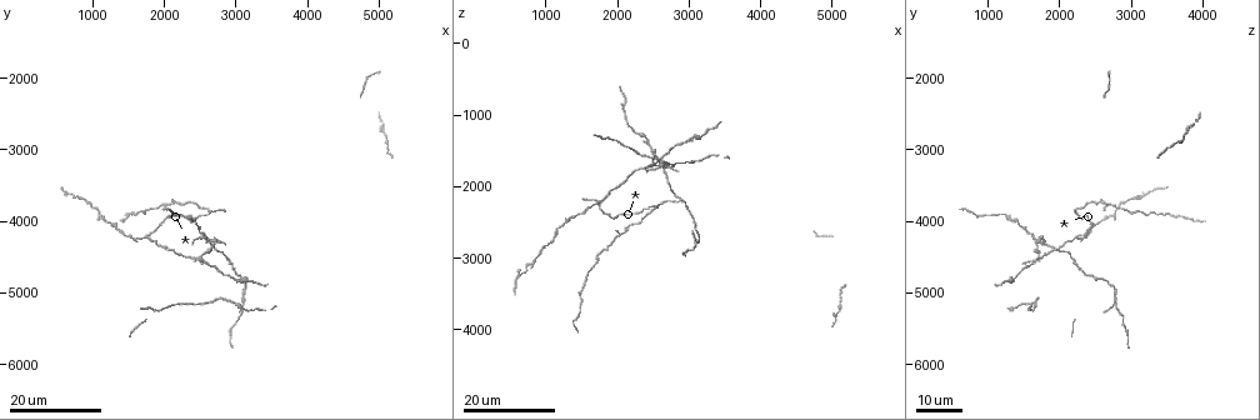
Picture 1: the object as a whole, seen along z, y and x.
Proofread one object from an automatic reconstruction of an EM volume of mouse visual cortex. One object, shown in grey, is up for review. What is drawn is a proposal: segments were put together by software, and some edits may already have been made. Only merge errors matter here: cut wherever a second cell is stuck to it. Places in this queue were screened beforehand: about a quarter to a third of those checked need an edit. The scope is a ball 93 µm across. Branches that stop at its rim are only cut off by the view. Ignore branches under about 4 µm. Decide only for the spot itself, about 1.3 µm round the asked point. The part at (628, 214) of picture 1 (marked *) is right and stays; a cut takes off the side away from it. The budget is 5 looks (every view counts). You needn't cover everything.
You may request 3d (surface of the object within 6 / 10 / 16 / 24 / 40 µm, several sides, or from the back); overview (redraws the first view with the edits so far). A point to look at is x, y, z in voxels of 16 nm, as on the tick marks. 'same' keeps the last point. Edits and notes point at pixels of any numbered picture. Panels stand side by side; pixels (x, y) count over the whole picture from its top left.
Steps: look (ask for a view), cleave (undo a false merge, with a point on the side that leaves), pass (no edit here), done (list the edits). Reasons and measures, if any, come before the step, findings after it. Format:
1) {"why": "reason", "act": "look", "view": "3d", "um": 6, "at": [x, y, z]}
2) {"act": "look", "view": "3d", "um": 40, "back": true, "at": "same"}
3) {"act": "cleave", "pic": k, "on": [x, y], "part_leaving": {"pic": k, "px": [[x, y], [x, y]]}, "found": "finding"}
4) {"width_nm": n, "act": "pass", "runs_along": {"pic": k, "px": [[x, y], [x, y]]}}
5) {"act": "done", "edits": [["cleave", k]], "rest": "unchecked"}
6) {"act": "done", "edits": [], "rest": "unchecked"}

{"why": "a fork", "act": "look", "view": "3d", "um": 24, "at": [2600, 3850, 2200]}

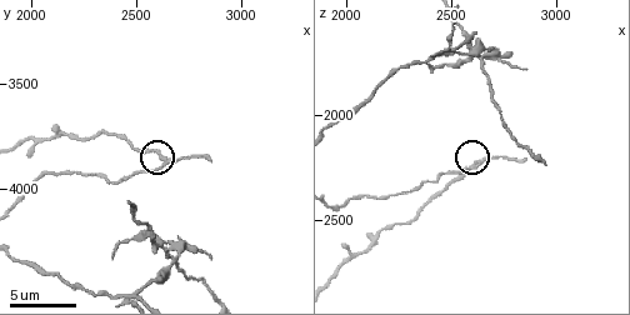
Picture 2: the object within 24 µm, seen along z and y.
{"why": "closer look", "act": "look", "view": "3d", "um": 6, "at": [2640, 3850, 2230]}

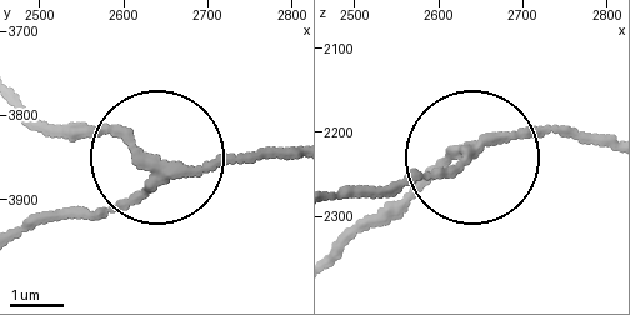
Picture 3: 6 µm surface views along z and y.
{"act": "cleave", "pic": 3, "on": [111, 129], "part_leaving": {"pic": 3, "px": [[158, 173], [109, 136], [28, 119]]}, "found": "a second cell is stuck on"}

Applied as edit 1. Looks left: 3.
{"act": "look", "view": "overview"}

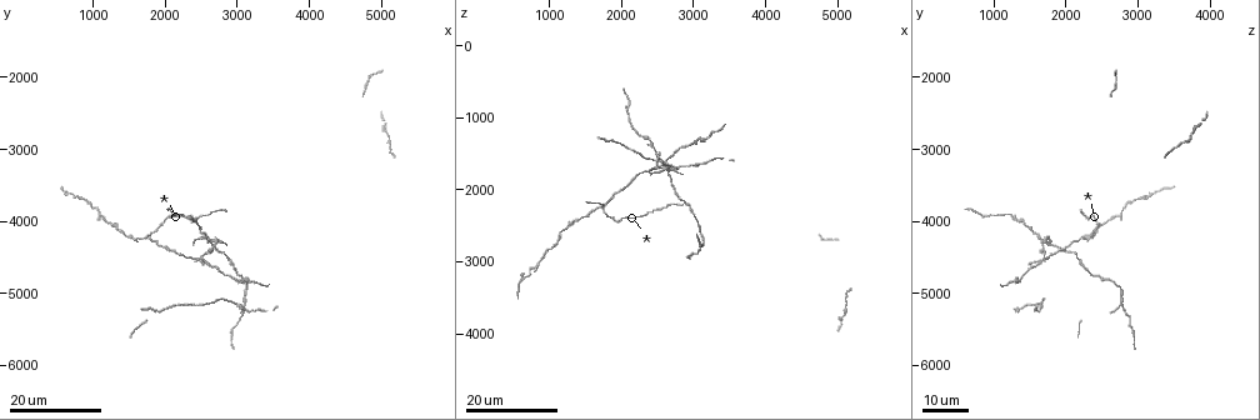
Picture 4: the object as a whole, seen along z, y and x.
{"act": "look", "view": "3d", "um": 16, "at": [1750, 4200, 2200]}

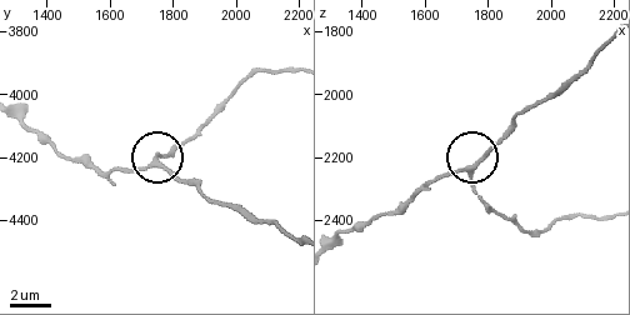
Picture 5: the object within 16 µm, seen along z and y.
{"act": "look", "view": "3d", "um": 10, "at": [1740, 4230, 2230]}

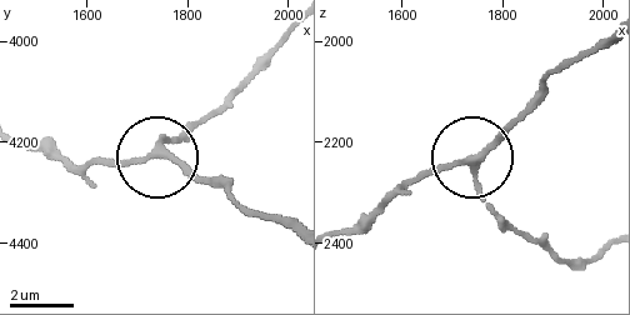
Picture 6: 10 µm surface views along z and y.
{"arms": 3, "act": "pass", "found": "continuous, no second cell"}

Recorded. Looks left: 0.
{"act": "done", "edits": [["cleave", 3]], "rest": "unchecked"}

